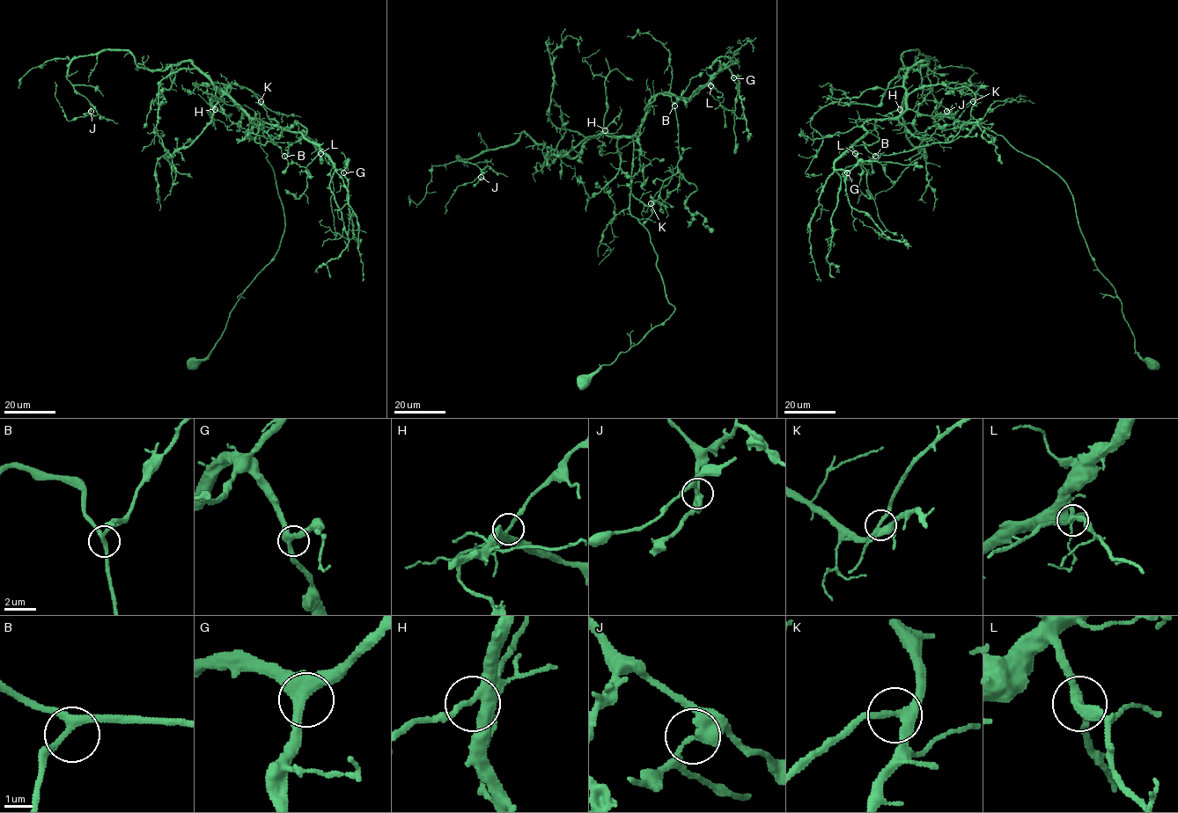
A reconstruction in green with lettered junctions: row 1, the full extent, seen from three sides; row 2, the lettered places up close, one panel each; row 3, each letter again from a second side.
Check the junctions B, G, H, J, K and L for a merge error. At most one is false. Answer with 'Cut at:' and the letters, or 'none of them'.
Cut at: none of them

